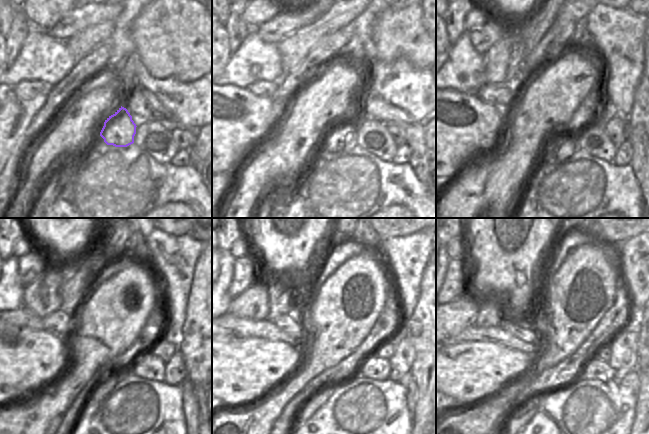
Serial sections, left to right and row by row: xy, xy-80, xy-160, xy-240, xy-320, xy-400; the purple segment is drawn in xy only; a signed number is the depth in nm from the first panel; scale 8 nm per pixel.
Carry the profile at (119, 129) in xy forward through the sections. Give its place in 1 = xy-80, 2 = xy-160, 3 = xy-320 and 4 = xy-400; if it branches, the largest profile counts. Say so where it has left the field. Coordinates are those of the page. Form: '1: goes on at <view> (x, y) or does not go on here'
1: goes on at xy-80 (342, 137)
2: goes on at xy-160 (564, 145)
3: goes on at xy-320 (318, 399)
4: goes on at xy-400 (528, 410)

